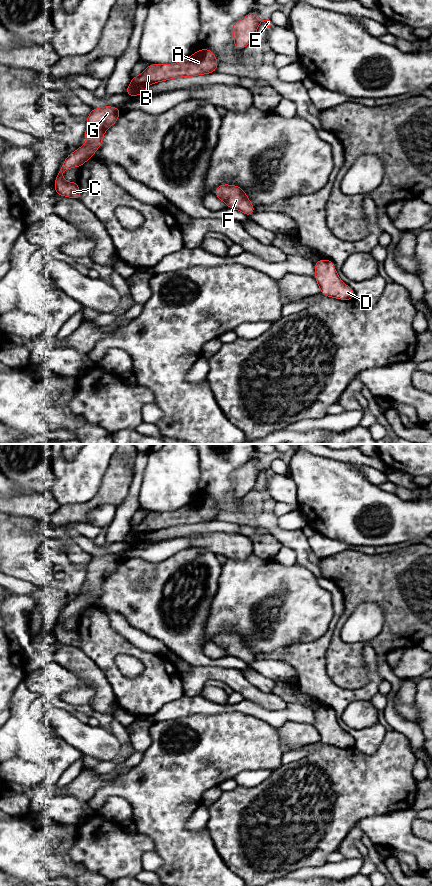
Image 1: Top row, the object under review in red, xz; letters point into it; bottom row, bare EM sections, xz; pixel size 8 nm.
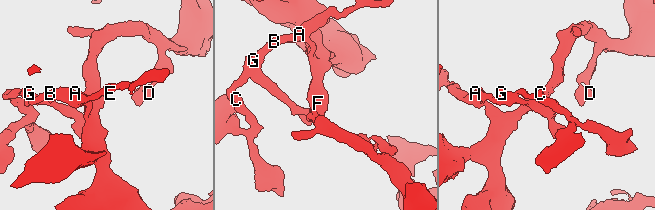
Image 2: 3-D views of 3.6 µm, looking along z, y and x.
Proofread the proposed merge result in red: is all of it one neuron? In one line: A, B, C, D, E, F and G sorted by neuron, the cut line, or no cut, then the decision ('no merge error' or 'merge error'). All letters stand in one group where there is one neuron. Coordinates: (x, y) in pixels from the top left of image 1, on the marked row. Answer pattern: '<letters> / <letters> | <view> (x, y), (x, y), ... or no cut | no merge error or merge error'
A B C D E F G | no cut | no merge error

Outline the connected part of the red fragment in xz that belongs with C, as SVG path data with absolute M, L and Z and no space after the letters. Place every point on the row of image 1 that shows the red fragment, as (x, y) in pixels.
M111 106L92 109L87 116L86 133L84 135L89 141L69 154L59 168L54 183L56 194L80 200L80 188L77 182L66 182L62 173L70 168L81 167L88 159L94 157L94 152L102 145L103 135L109 127L116 123L120 113L121 109Z

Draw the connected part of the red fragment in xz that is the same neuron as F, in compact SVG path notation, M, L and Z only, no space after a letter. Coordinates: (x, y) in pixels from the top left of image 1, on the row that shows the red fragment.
M223 184L217 187L213 194L220 198L228 208L237 209L248 217L255 211L245 191L238 186Z

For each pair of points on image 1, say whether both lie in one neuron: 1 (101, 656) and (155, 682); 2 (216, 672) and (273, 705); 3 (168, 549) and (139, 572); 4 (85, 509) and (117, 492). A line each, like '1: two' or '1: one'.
1: one
2: one
3: two
4: one

